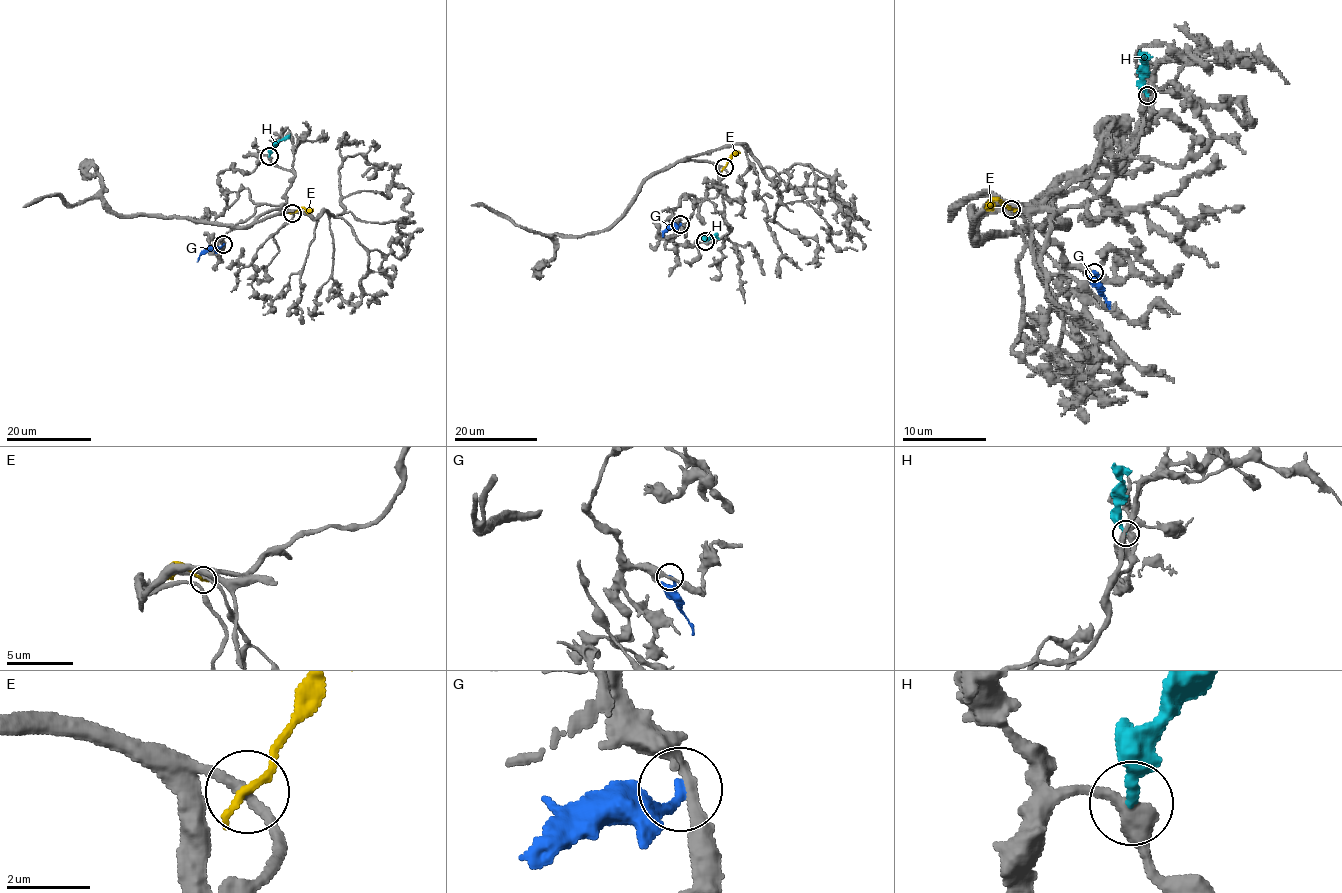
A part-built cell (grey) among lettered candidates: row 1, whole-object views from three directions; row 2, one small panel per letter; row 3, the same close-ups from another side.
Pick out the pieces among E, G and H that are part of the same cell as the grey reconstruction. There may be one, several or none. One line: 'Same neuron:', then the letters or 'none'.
Same neuron: none

